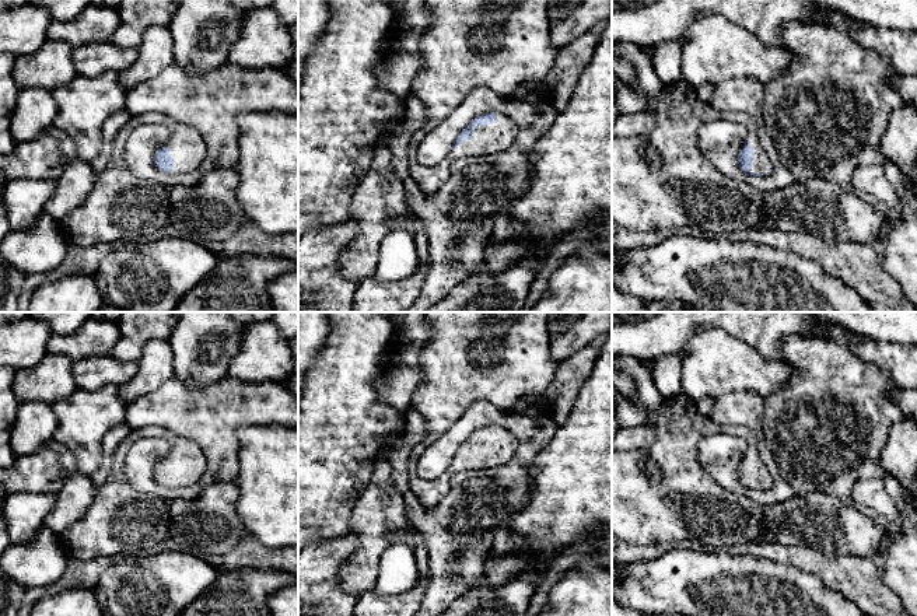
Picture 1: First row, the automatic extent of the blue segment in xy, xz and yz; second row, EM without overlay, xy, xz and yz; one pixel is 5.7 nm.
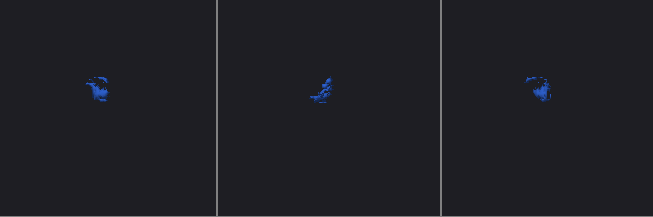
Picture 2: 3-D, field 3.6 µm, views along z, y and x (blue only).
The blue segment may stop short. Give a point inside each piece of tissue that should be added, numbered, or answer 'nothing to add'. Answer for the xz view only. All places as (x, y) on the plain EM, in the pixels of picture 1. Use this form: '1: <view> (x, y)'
1: xz (497, 357)

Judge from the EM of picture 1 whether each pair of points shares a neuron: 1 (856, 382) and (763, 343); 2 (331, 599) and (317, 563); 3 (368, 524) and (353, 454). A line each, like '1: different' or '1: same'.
1: different
2: same
3: different

